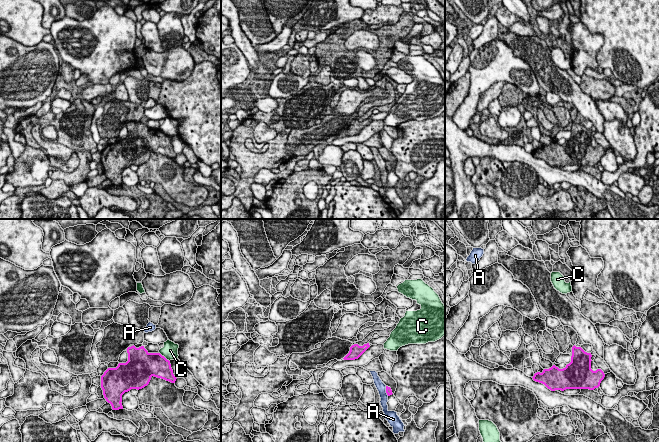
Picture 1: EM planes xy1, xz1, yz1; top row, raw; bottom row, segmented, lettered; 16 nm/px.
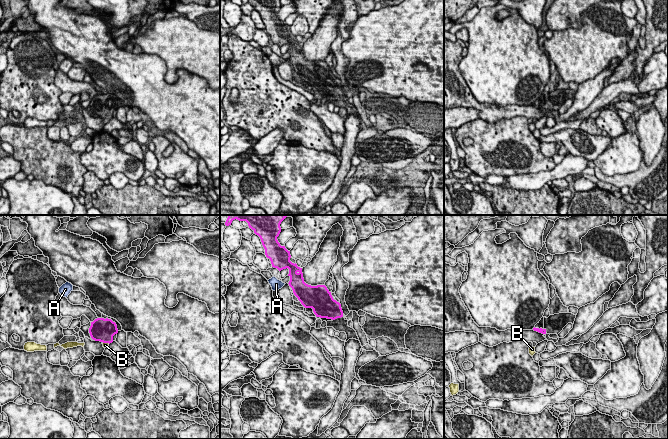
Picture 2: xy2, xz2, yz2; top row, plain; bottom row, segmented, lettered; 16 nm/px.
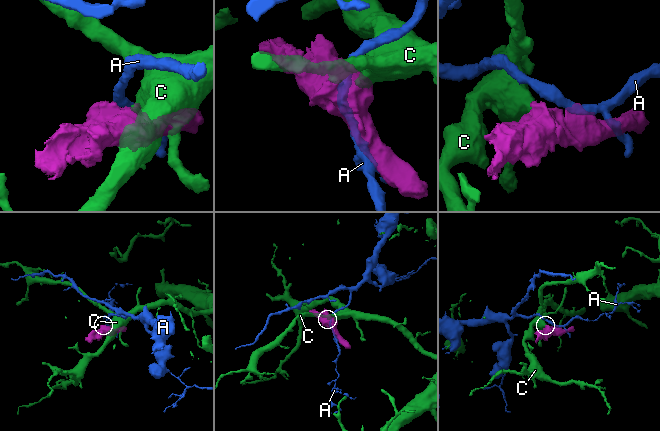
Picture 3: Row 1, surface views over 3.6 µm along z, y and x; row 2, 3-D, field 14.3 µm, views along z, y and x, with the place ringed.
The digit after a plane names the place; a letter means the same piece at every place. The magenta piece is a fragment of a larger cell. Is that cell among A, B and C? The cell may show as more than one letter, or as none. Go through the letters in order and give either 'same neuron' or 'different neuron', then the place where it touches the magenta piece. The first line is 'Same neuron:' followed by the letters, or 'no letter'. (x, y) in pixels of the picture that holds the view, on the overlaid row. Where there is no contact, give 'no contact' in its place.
Same neuron: no letter
A: different neuron; meets magenta in xz1 at (386, 391)
B: different neuron; meets magenta in xy2 at (106, 342)
C: different neuron; meets magenta in xy1 at (163, 356)

